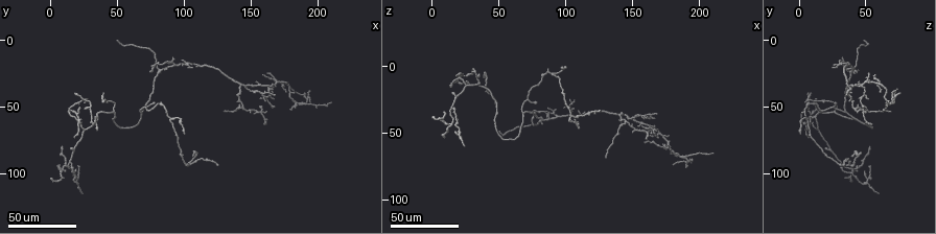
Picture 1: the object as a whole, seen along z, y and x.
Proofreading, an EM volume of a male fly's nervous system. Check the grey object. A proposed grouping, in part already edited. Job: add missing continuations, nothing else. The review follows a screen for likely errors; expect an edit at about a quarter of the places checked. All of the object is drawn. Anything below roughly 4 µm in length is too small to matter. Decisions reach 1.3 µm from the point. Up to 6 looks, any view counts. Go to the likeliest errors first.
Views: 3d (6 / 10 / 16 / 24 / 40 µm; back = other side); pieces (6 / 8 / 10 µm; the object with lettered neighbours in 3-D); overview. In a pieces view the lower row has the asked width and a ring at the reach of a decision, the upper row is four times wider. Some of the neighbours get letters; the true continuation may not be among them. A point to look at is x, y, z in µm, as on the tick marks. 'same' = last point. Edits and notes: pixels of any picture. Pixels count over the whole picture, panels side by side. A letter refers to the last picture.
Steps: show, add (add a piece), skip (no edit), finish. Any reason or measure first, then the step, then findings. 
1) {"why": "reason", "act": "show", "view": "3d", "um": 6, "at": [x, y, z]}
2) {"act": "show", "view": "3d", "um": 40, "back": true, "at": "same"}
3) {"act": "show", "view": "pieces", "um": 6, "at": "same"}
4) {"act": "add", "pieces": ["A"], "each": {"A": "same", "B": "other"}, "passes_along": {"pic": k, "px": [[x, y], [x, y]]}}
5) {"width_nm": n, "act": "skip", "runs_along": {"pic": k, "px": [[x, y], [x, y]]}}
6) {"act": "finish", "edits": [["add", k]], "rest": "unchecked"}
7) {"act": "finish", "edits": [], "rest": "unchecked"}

{"why": "free end", "act": "show", "view": "3d", "um": 40, "at": [50, 0, 48]}

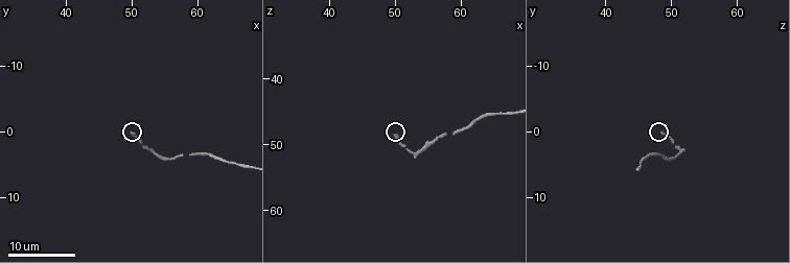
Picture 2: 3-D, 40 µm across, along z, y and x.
{"why": "what lies round it", "act": "show", "view": "pieces", "um": 6, "at": [50.0, 0.5, 48.5]}

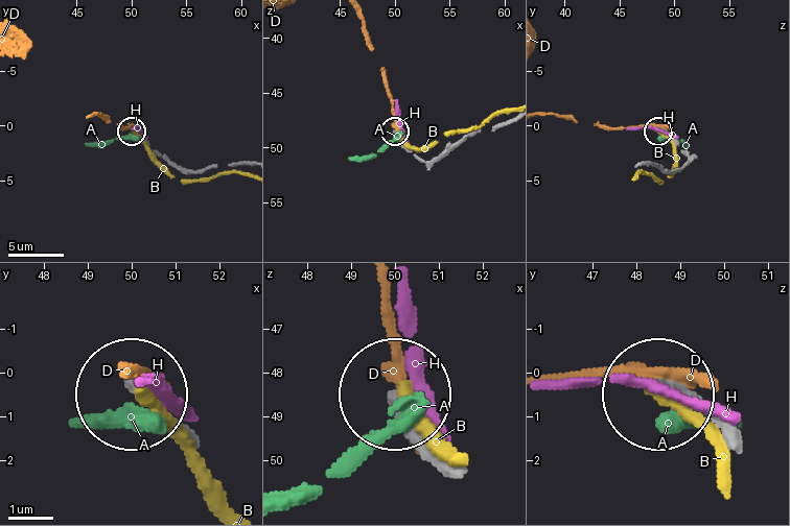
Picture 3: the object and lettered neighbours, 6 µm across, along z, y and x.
{"width_nm": 320, "act": "skip", "each": {"A": "other", "B": "other", "D": "other", "H": "other"}, "runs_along": {"pic": 3, "px": [[447, 468], [402, 423], [391, 392]]}, "found": "none of them fits"}

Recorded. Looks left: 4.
{"act": "show", "view": "3d", "um": 24, "at": [188, 38, 74]}

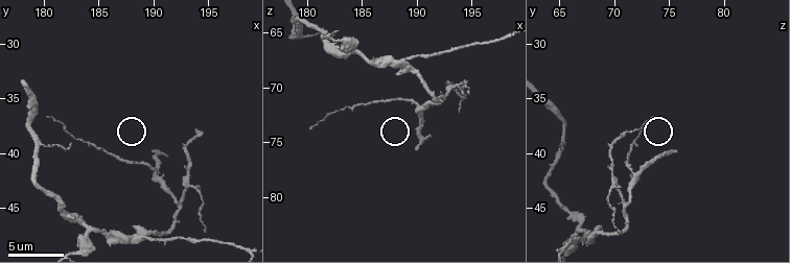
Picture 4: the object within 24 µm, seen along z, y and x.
{"act": "show", "view": "pieces", "um": 8, "at": [190.0, 39.6, 75.6]}

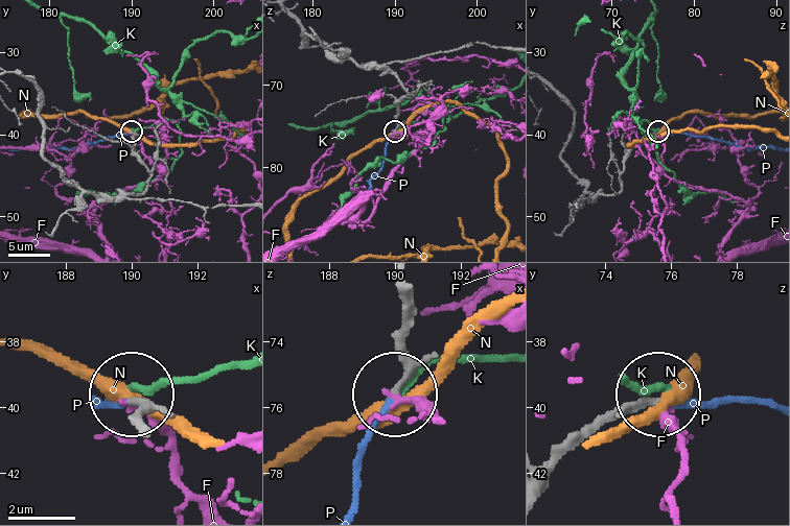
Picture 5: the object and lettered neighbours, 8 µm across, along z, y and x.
{"width_nm": 180, "act": "add", "pieces": ["P"], "each": {"F": "other", "K": "other", "N": "other", "P": "same"}, "passes_along": {"pic": 5, "px": [[401, 310], [401, 375], [359, 468], [359, 501]]}, "found": "the cell continues"}

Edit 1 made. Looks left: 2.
{"why": "an open end", "act": "show", "view": "3d", "um": 40, "at": [10, 80, 54]}

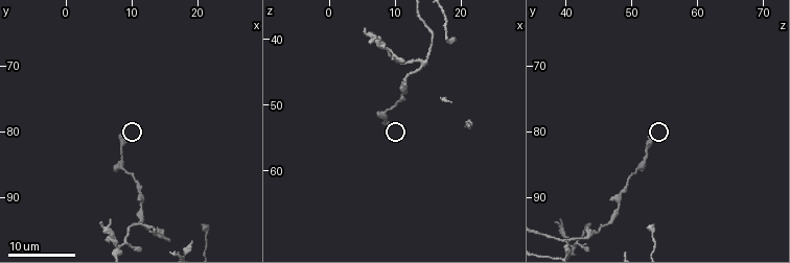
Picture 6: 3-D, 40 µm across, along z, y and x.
{"act": "show", "view": "pieces", "um": 8, "at": [8.5, 80.0, 53.0]}

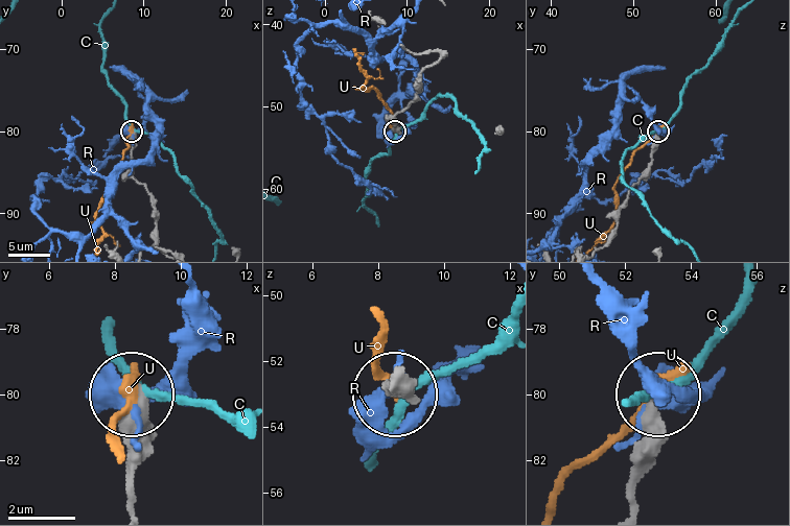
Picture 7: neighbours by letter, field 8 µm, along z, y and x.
{"act": "skip", "each": {"C": "other", "R": "other", "U": "other"}, "found": "none of them fits"}

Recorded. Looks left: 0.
{"act": "finish", "edits": [["add", 5]], "rest": "unchecked"}

